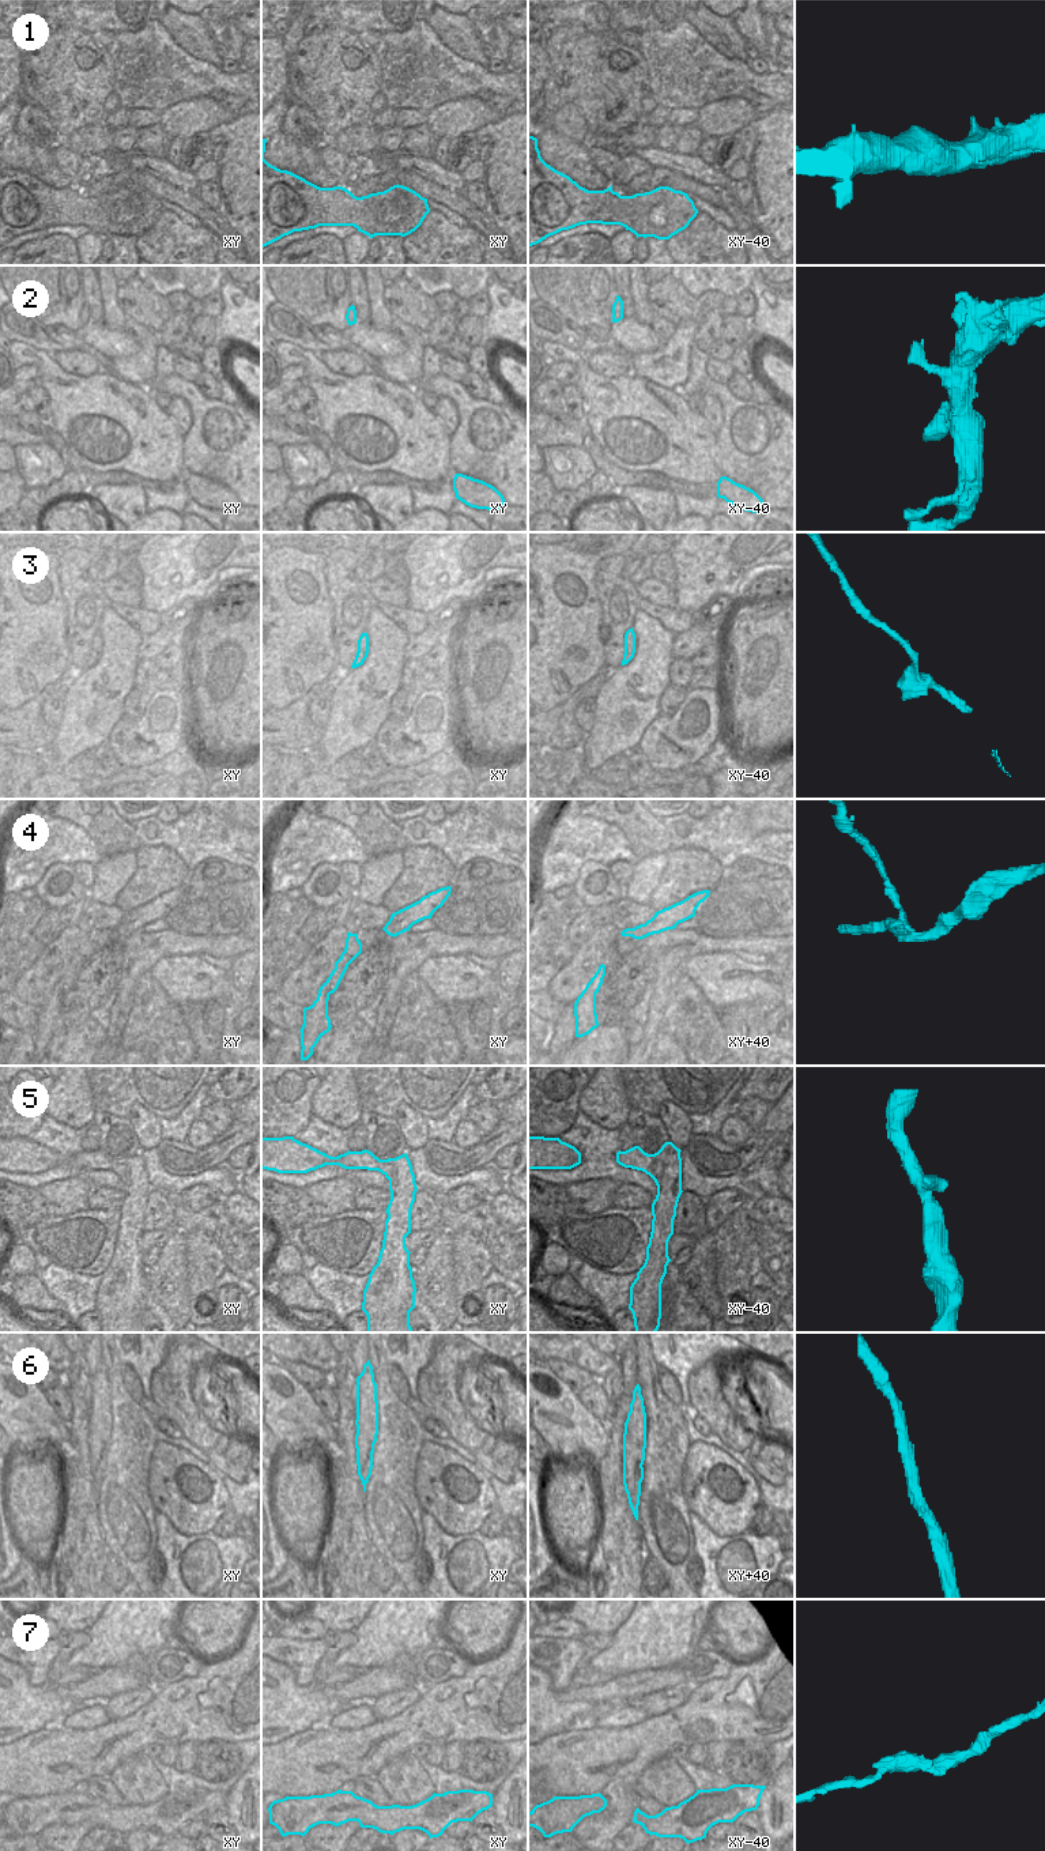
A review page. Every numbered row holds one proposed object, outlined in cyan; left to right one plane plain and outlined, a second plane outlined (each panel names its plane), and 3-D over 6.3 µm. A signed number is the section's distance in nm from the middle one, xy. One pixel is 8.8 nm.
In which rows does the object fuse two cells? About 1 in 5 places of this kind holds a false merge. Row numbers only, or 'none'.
4.

